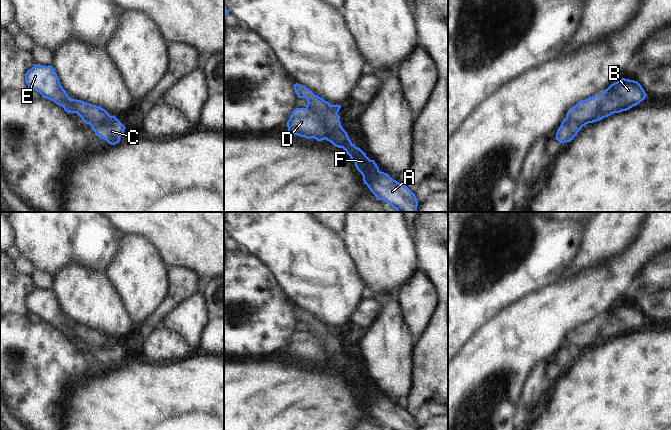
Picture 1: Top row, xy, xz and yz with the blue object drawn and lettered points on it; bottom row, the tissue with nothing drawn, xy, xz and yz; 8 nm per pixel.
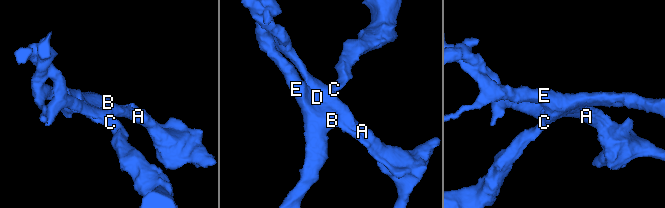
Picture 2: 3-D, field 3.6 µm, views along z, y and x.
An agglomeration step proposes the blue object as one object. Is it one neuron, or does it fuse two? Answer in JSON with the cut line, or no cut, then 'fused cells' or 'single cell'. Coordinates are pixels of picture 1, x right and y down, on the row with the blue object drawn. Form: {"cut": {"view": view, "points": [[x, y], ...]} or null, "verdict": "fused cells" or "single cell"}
{"cut": {"view": "xz", "points": [[306, 107], [322, 117], [321, 125], [324, 128], [326, 138]]}, "verdict": "fused cells"}

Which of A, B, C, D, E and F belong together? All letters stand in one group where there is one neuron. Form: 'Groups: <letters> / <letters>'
Groups: A F / B C D E

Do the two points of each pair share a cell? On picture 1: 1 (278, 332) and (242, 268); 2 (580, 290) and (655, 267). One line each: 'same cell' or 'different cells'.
1: same cell
2: different cells

